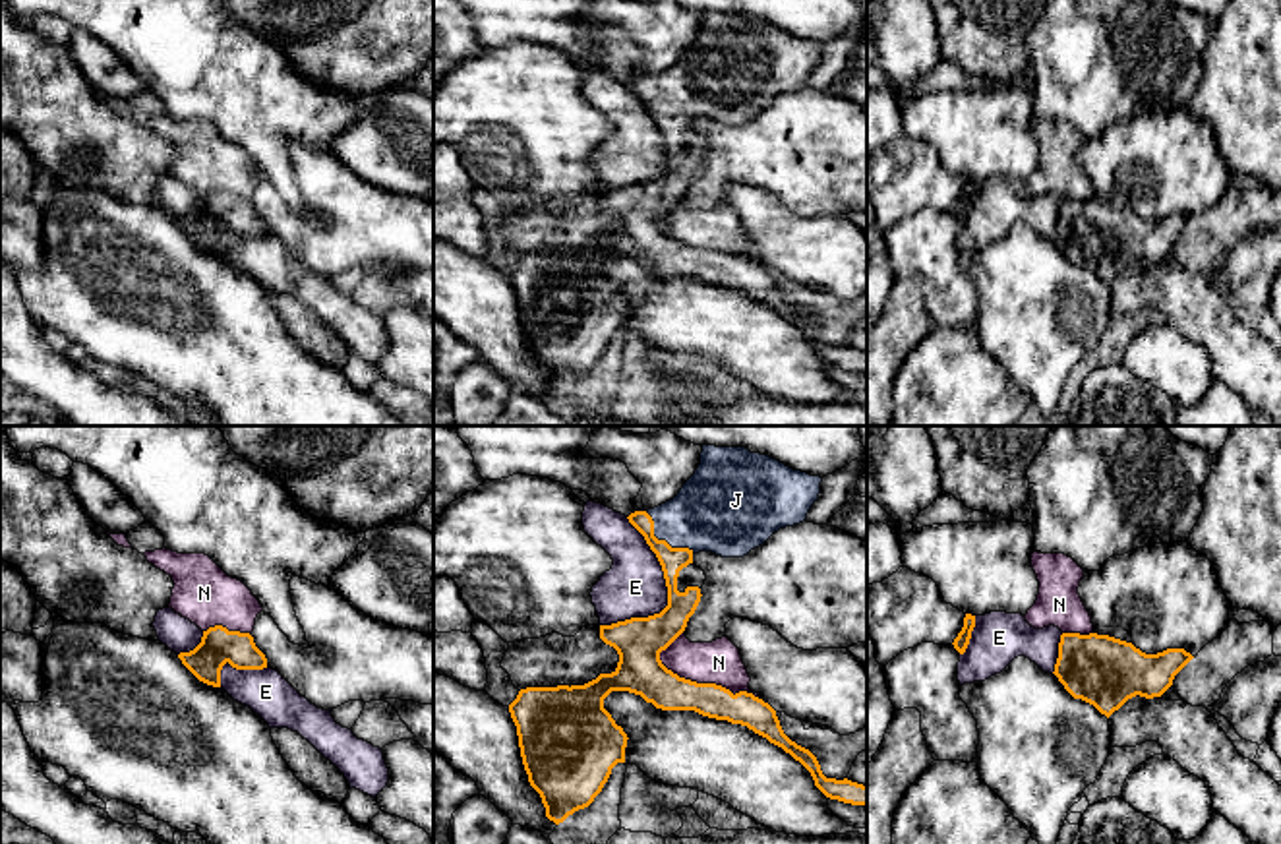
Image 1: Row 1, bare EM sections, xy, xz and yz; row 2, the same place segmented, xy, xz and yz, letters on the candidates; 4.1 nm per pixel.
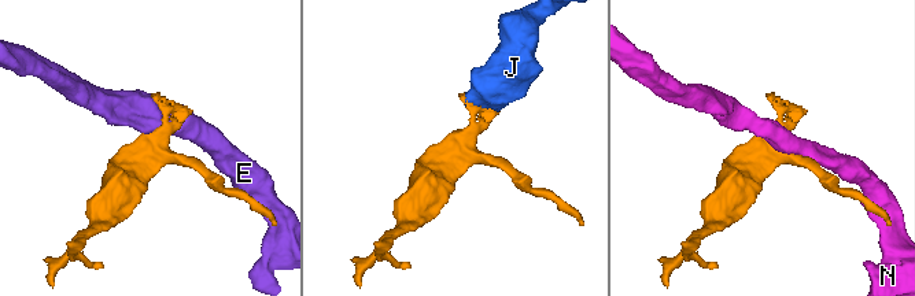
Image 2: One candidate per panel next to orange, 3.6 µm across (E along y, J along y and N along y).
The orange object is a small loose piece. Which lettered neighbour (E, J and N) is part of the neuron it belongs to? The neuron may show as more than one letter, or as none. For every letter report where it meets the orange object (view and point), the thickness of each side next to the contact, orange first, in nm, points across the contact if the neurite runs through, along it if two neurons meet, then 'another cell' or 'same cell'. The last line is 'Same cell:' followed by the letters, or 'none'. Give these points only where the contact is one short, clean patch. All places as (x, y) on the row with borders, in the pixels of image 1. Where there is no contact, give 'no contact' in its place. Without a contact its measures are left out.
E: contact xz (668, 595); calibres 200 and 260 nm; another cell
J: contact xz (662, 541); calibres 110 and 340 nm; same cell
N: contact xz (707, 684); calibres 160 and 180 nm; another cell
Same cell: J

